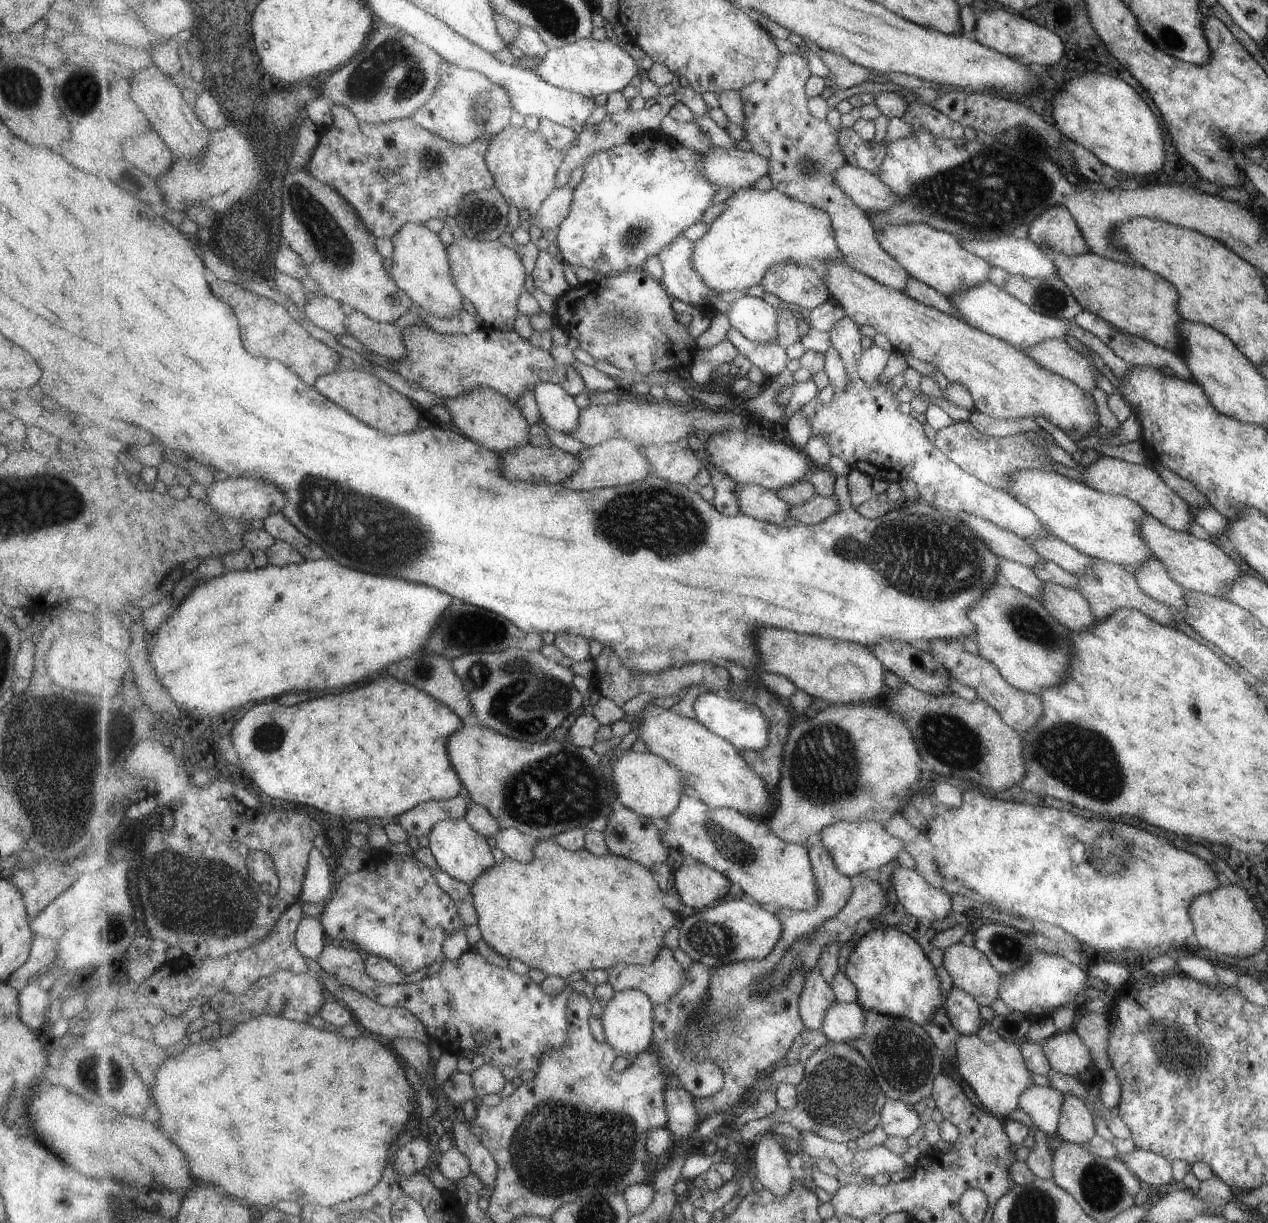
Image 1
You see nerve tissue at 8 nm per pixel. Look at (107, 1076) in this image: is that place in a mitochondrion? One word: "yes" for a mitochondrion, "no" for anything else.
yes

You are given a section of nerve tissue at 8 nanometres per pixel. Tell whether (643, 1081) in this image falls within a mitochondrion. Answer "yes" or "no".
no

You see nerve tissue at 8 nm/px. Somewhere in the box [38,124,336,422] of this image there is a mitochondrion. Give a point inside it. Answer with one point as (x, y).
(245, 261)

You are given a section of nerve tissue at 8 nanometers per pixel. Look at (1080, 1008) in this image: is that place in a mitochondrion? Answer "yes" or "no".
no

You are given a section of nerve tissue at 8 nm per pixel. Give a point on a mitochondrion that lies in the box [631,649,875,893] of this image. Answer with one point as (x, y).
(822, 766)

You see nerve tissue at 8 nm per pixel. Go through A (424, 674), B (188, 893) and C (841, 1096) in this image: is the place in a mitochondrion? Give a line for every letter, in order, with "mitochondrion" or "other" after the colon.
A: mitochondrion
B: mitochondrion
C: mitochondrion

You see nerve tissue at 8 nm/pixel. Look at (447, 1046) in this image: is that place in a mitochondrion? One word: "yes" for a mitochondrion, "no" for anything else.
no

